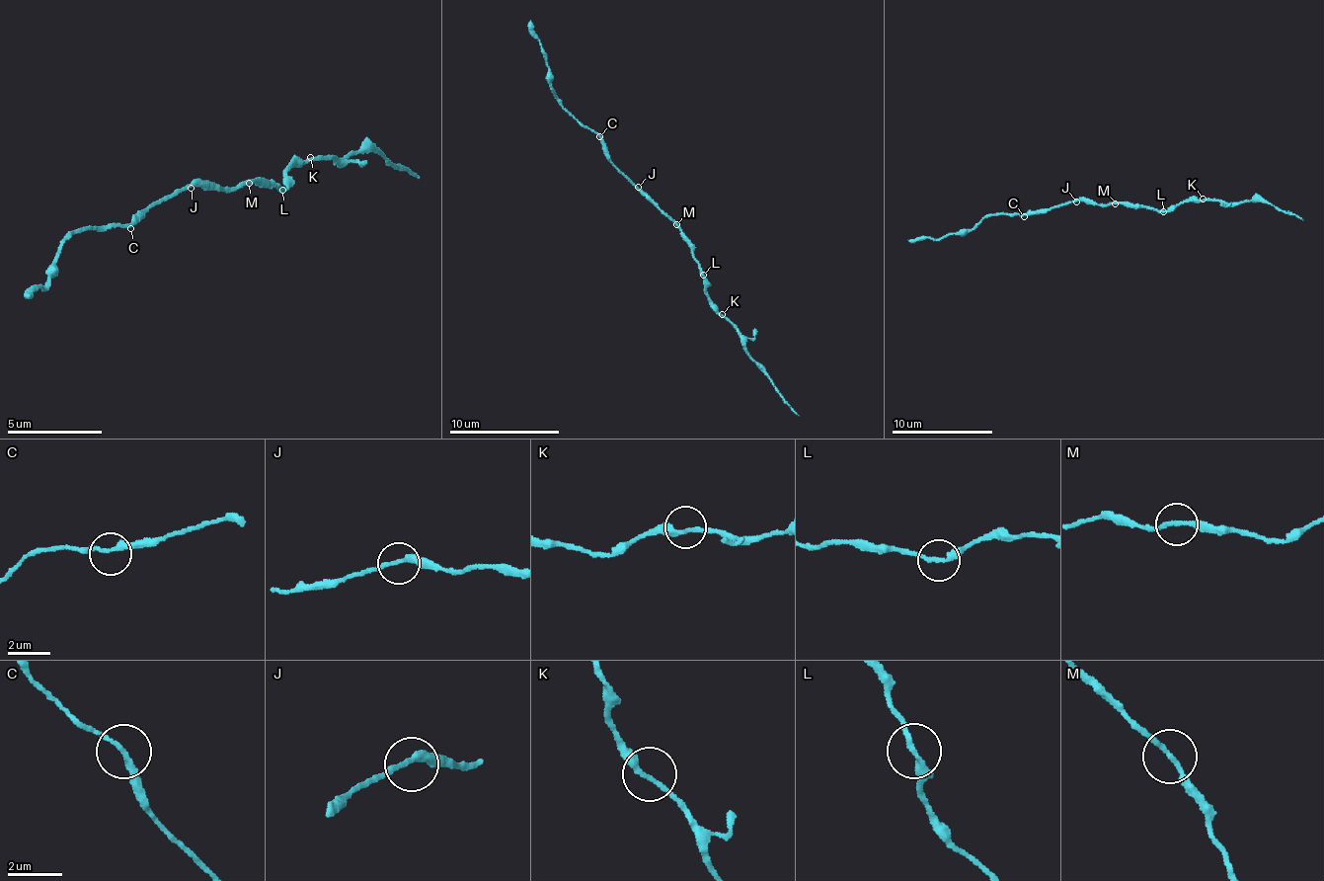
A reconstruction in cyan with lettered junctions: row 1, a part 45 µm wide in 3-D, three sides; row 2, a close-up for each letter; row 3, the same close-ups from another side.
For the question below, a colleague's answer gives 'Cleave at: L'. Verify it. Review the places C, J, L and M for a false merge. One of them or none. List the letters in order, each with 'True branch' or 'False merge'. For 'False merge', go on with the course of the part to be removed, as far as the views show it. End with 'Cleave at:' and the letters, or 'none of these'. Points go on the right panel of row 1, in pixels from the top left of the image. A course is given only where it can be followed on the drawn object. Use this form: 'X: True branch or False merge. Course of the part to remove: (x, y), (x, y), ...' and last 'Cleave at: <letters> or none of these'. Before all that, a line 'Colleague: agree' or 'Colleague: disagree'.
Colleague: agree
C: True branch
J: True branch
L: False merge. Course of the part to remove: (1163, 212), (1189, 202), (1260, 200), (1303, 219)
M: True branch
Cleave at: L

